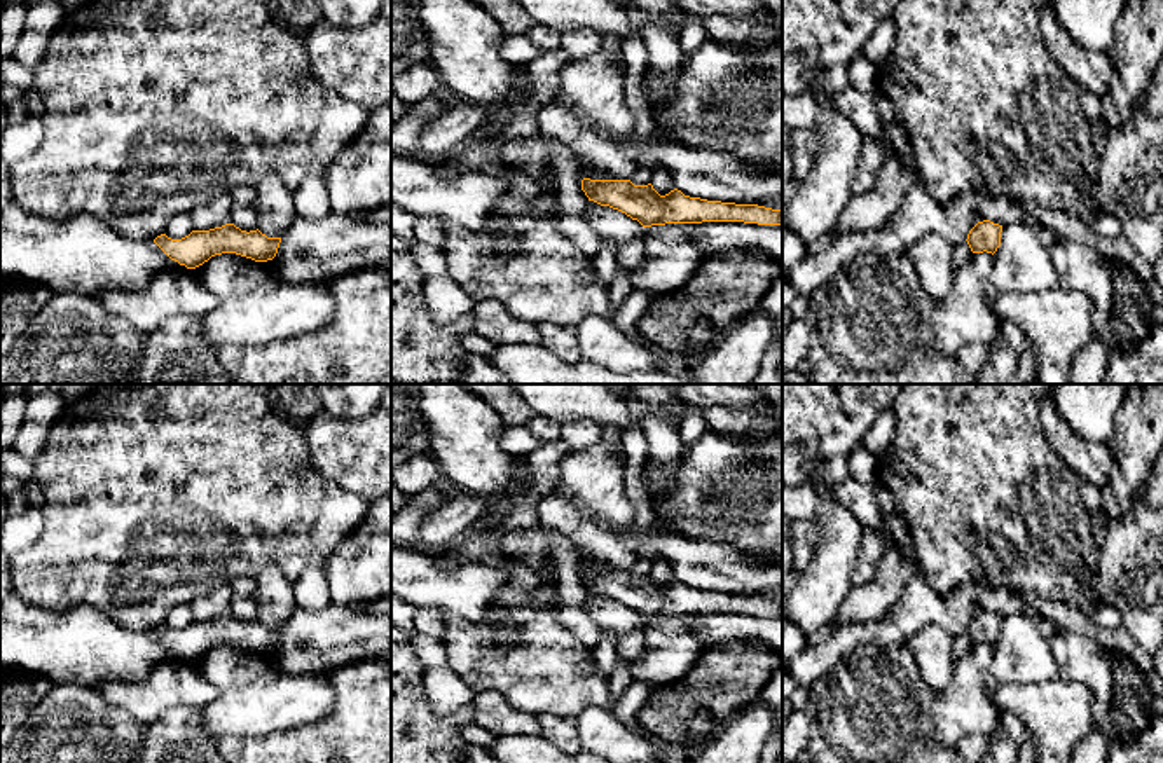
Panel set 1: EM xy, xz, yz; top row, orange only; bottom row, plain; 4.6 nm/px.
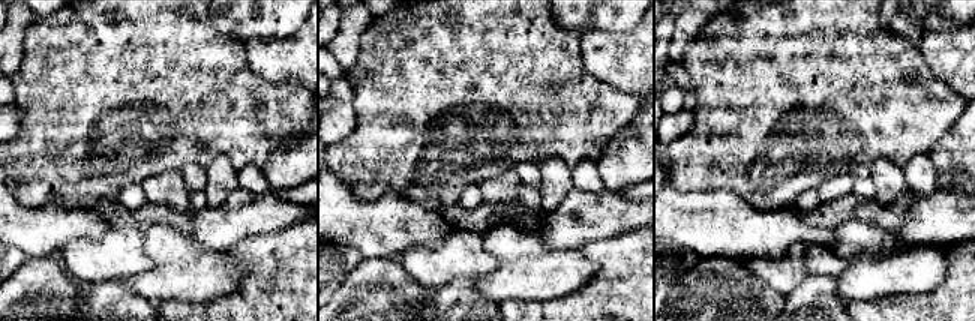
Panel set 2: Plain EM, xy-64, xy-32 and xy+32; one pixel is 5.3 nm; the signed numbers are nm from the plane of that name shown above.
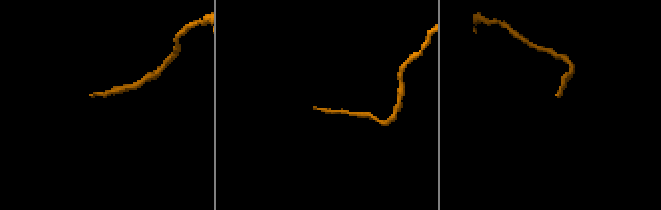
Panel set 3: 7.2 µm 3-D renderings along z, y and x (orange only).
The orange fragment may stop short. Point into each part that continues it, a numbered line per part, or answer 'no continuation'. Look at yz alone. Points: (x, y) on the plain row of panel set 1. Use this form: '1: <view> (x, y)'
1: yz (961, 645)

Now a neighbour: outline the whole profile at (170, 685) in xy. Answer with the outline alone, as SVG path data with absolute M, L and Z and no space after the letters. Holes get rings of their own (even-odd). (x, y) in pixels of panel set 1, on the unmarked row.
M189 660L159 663L145 679L110 679L98 686L103 698L141 725L154 723L175 707L204 707L217 688Z

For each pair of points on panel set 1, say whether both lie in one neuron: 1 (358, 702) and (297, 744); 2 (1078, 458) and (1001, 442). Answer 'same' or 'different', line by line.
1: same
2: different

